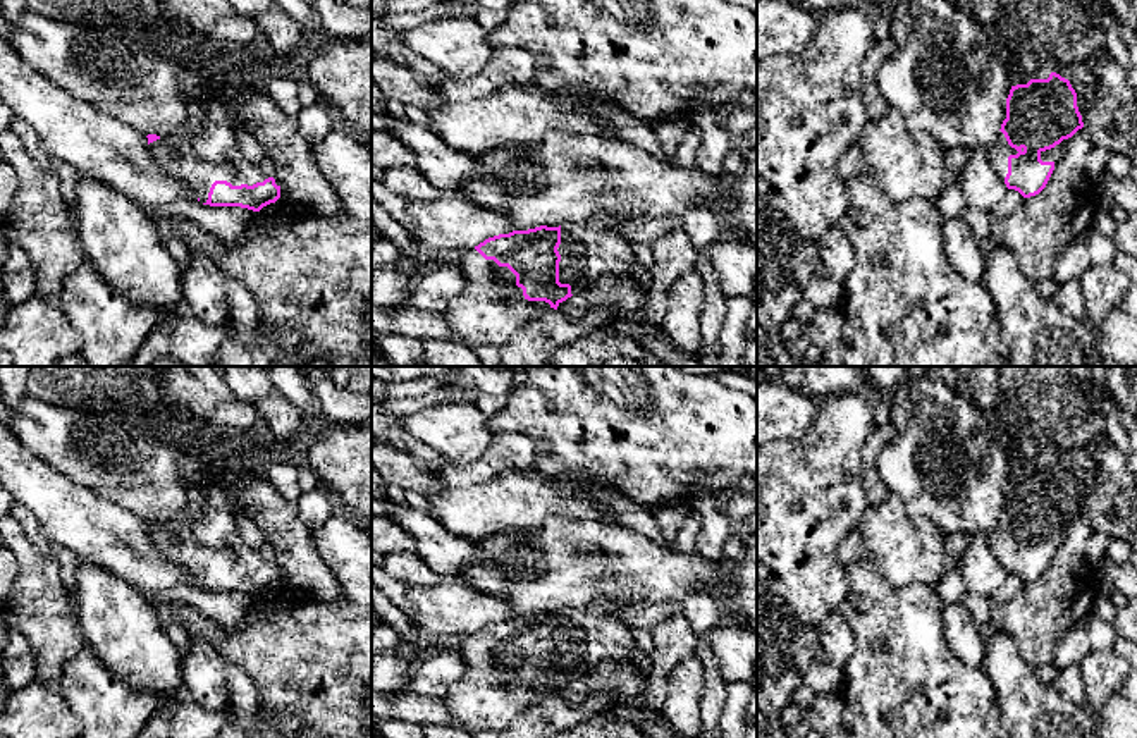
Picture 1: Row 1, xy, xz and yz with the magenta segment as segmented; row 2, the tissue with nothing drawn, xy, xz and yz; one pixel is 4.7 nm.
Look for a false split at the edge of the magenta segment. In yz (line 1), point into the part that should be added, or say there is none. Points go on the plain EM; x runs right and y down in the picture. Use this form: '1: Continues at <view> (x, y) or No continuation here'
1: Continues at yz (1081, 460)

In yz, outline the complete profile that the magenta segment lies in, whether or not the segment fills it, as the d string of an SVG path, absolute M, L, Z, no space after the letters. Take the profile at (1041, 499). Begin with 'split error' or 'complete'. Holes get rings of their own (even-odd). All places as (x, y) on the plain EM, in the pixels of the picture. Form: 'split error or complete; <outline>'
split error; M1092 437L1072 449L1042 449L1034 458L1018 459L1013 466L1006 483L1006 504L996 528L987 533L994 556L1008 575L1030 583L1046 573L1066 526L1085 511L1096 487L1097 440L1097 437Z

